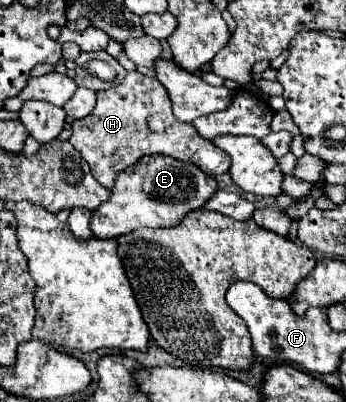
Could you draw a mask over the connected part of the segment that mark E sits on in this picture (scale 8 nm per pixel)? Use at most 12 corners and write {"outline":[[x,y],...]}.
{"outline":[[146,157],[92,211],[98,239],[178,225],[218,191],[174,157]]}

